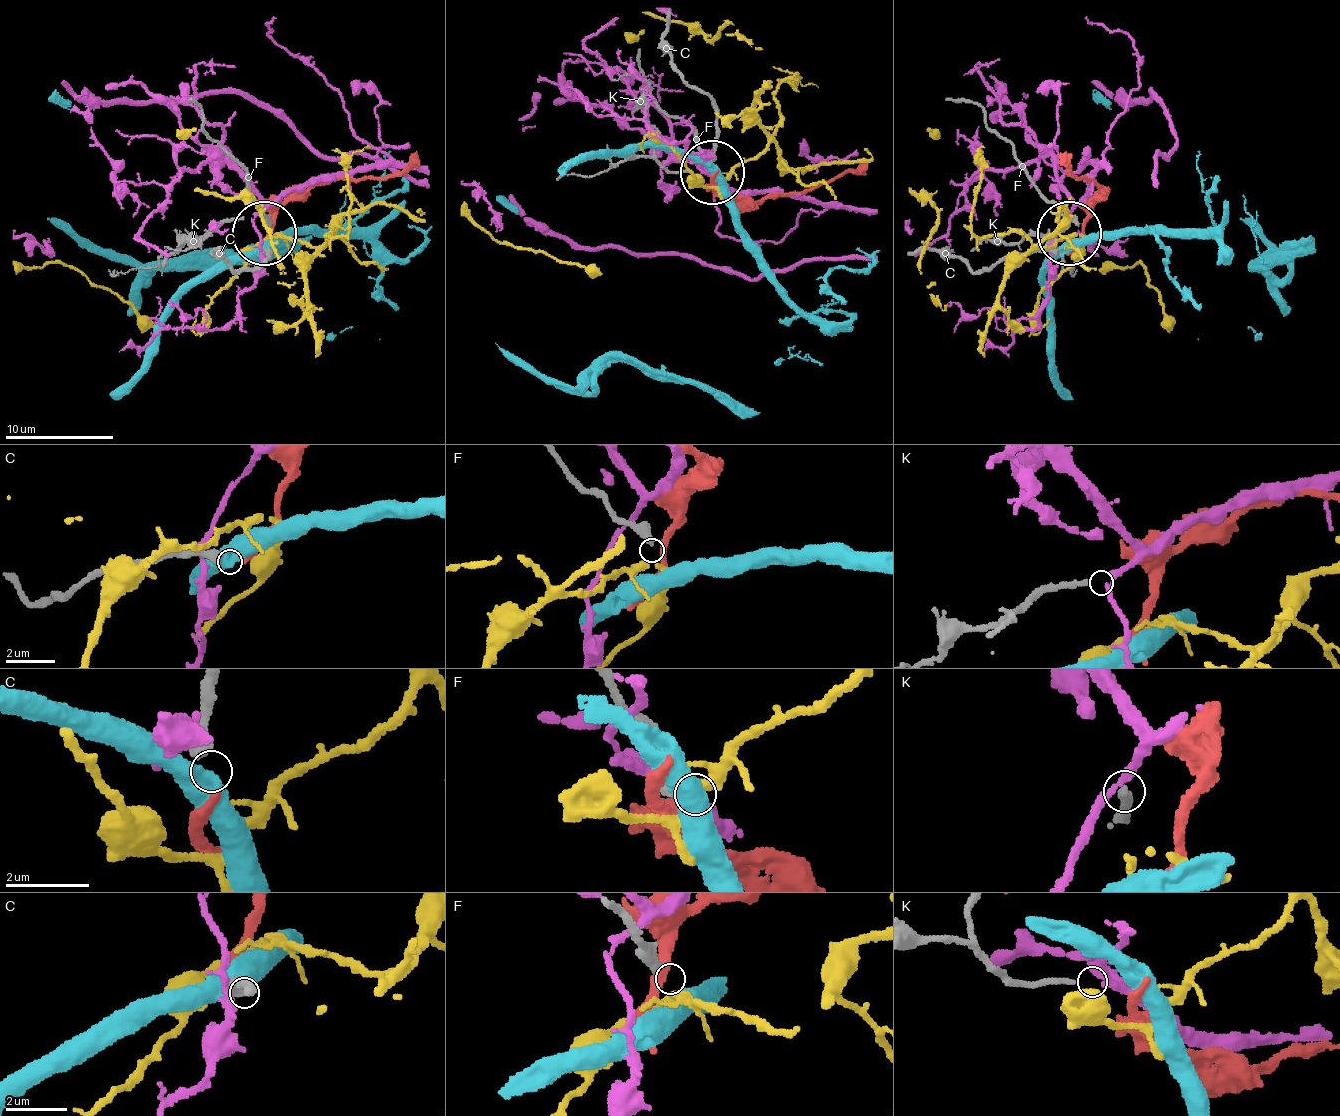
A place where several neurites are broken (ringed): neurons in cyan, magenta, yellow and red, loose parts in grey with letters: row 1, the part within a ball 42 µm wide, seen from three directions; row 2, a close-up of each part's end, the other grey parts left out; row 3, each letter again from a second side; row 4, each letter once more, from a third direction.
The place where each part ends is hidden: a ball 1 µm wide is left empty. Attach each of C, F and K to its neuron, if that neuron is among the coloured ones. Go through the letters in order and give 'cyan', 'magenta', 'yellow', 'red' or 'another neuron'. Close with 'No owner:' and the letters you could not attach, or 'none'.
C: red
F: another neuron
K: magenta
No owner: F

